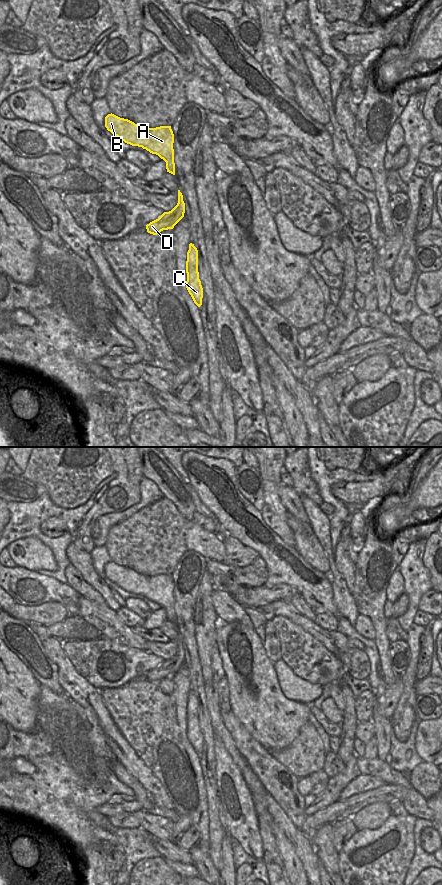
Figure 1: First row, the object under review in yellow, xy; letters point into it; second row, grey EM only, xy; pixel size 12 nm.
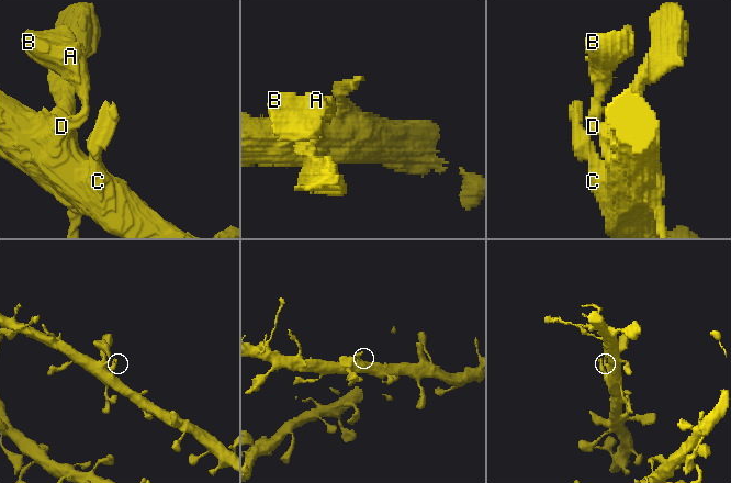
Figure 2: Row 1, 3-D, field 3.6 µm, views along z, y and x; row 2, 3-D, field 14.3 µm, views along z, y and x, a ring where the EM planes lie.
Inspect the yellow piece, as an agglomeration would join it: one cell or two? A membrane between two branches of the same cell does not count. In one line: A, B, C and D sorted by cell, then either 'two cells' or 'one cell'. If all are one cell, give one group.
groups A B C D; one cell

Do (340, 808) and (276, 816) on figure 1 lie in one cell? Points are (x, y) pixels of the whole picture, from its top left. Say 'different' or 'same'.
different

